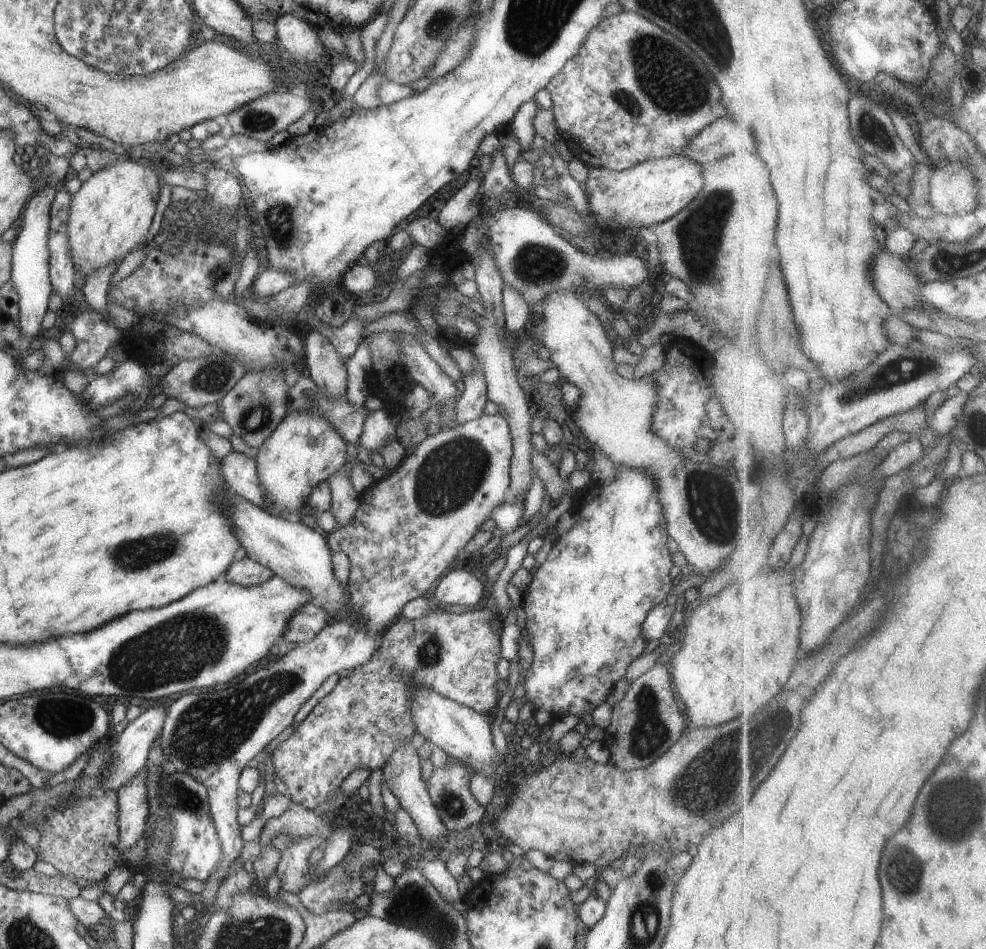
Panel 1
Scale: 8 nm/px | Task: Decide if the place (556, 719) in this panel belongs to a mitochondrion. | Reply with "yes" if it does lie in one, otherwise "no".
no

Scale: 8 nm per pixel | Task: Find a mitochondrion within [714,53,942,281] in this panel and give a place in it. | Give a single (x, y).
(876, 133)

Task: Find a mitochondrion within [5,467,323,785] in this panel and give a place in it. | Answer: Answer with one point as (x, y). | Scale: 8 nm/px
(209, 732)

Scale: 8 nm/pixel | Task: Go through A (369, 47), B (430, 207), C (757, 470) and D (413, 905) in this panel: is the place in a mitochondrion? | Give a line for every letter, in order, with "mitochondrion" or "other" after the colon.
A: other
B: other
C: other
D: mitochondrion

